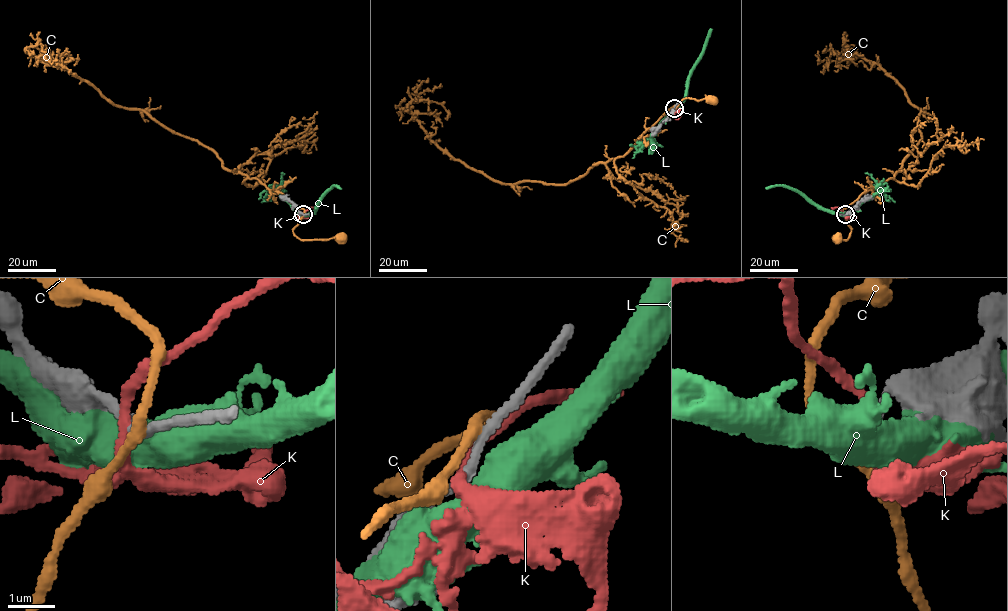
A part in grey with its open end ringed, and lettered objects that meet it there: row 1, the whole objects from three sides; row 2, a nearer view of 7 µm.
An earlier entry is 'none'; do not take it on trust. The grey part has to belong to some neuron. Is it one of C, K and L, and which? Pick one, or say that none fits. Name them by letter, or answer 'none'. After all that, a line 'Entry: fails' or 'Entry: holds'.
K
Entry: fails

